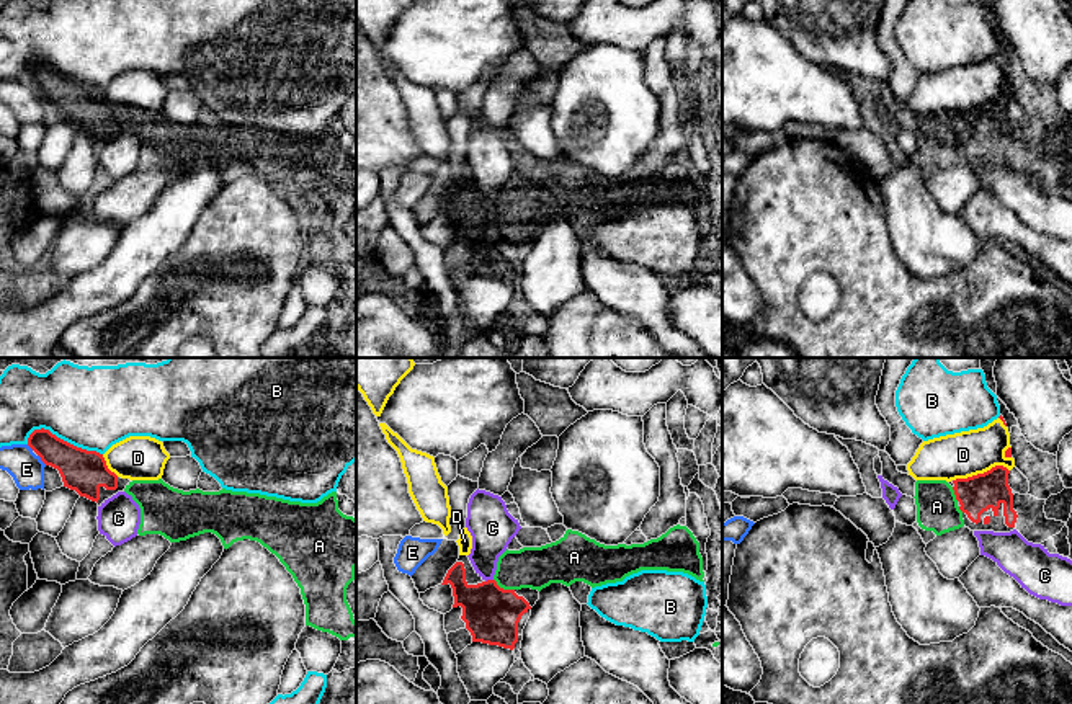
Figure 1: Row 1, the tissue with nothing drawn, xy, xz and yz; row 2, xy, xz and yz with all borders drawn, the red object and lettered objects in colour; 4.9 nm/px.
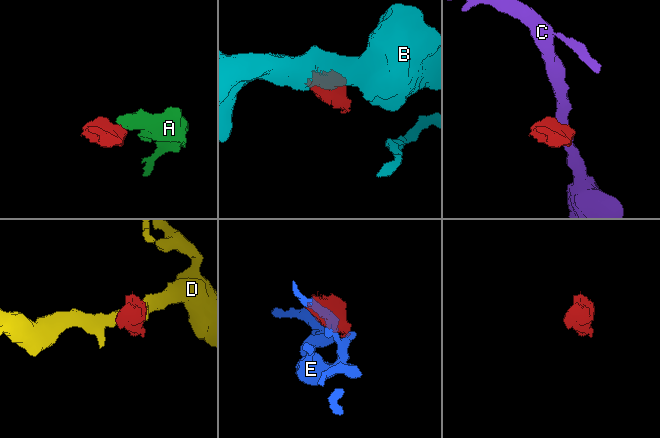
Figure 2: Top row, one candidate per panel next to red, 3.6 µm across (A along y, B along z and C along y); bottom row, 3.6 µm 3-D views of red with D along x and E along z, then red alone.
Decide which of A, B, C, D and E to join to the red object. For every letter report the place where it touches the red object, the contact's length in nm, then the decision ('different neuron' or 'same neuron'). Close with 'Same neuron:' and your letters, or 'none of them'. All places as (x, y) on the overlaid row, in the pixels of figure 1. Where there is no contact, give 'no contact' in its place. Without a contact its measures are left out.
A: meets red in xz at (502, 588); contact 120 nm long; same neuron
B: meets red in xy at (62, 440); contact 380 nm long; different neuron
C: meets red in xz at (489, 580); contact 40 nm long; different neuron
D: meets red in yz at (981, 474); contact 280 nm long; different neuron
E: meets red in xy at (41, 459); contact 70 nm long; different neuron
Same neuron: A

